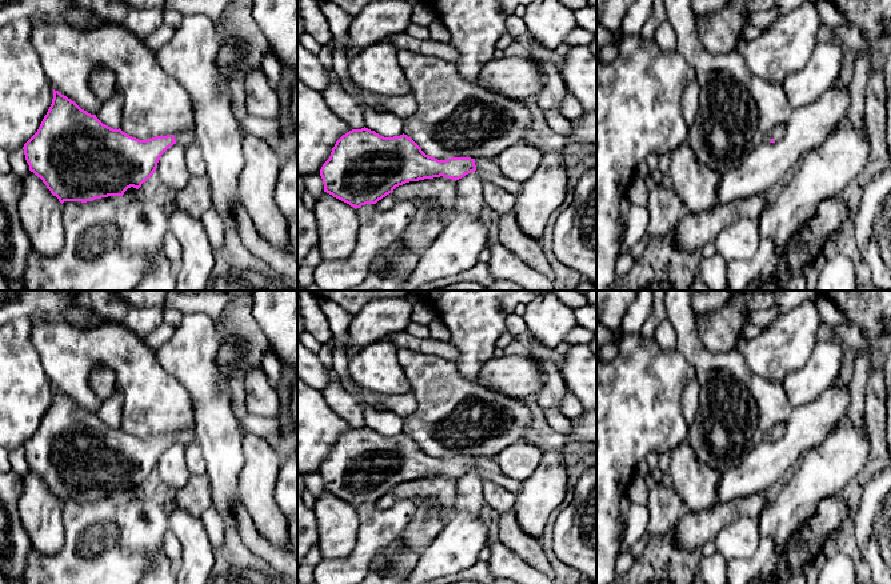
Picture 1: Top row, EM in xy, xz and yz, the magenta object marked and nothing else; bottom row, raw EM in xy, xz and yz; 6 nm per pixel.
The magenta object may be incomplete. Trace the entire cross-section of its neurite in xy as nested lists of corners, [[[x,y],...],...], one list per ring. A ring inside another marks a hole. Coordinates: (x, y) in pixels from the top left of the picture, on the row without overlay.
[[[53,388],[52,403],[47,413],[37,431],[24,443],[23,448],[29,469],[40,476],[51,492],[63,503],[64,500],[87,501],[108,495],[123,495],[131,485],[139,488],[156,469],[161,453],[176,441],[184,447],[196,443],[195,429],[139,439],[120,427],[113,428],[103,423],[96,413],[88,412],[75,400]]]

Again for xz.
[[[368,427],[343,433],[323,463],[324,491],[360,507],[376,503],[399,484],[433,476],[459,479],[476,471],[483,483],[492,481],[516,493],[522,483],[503,473],[494,457],[451,456],[437,459],[425,453],[407,433],[384,436]]]

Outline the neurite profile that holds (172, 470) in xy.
[[[176,441],[161,453],[157,461],[157,476],[175,489],[184,487],[191,477],[184,453],[185,447]]]

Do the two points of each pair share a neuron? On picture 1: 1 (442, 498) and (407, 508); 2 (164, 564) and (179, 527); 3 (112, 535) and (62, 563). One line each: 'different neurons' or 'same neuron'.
1: different neurons
2: same neuron
3: same neuron

